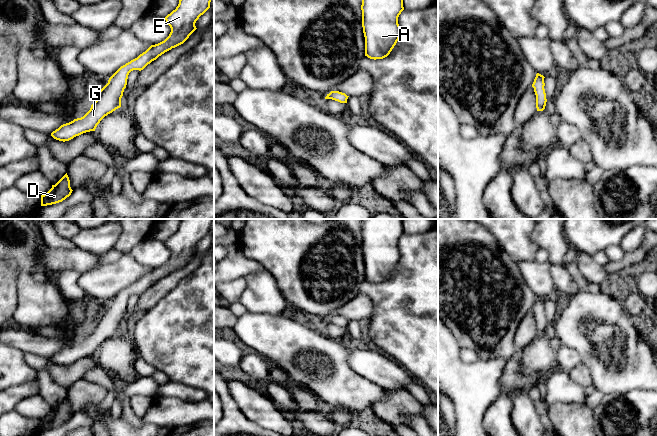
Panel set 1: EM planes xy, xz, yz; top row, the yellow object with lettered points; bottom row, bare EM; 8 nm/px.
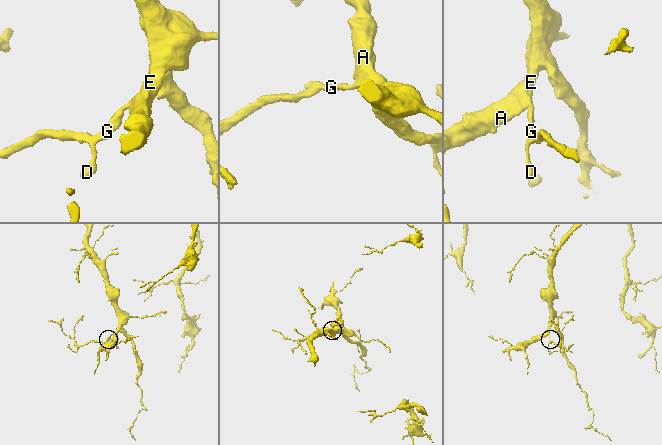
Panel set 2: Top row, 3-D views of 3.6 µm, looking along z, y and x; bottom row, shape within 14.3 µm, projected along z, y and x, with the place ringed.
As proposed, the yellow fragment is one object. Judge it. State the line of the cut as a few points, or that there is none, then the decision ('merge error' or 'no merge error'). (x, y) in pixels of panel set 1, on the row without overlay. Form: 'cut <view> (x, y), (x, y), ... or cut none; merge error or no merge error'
cut none; no merge error

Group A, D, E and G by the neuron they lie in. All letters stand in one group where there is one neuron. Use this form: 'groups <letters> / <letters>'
groups A D E G

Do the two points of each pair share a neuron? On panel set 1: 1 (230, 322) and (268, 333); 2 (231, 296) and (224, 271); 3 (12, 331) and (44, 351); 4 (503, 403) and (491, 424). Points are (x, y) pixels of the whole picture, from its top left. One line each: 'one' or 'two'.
1: two
2: two
3: one
4: one

